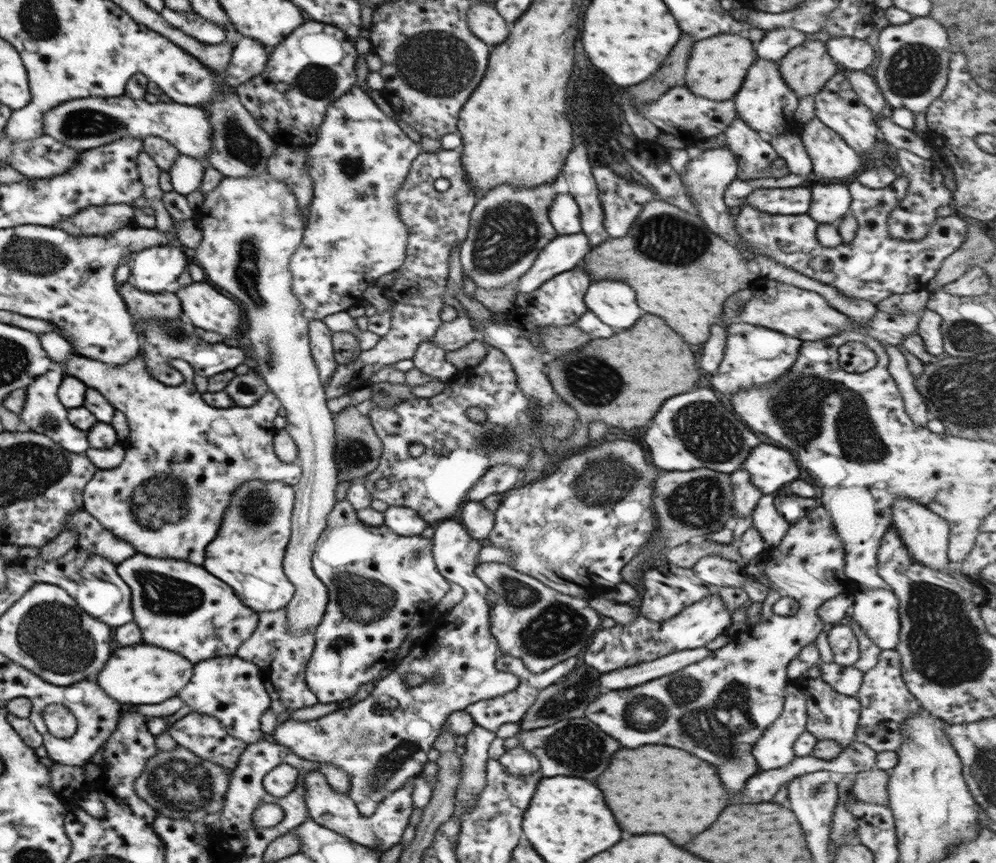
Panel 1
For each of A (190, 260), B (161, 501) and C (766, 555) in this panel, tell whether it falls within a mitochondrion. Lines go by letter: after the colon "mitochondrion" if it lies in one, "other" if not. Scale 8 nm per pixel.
A: other
B: mitochondrion
C: other

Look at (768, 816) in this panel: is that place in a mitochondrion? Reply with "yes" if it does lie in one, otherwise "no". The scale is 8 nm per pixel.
no

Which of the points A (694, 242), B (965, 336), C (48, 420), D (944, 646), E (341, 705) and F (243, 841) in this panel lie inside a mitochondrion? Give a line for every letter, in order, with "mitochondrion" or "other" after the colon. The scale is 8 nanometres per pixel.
A: mitochondrion
B: mitochondrion
C: mitochondrion
D: mitochondrion
E: other
F: other

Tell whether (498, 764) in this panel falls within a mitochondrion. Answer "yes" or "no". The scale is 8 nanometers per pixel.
no

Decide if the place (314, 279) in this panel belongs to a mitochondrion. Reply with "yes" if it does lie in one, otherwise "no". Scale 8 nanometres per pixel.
no

